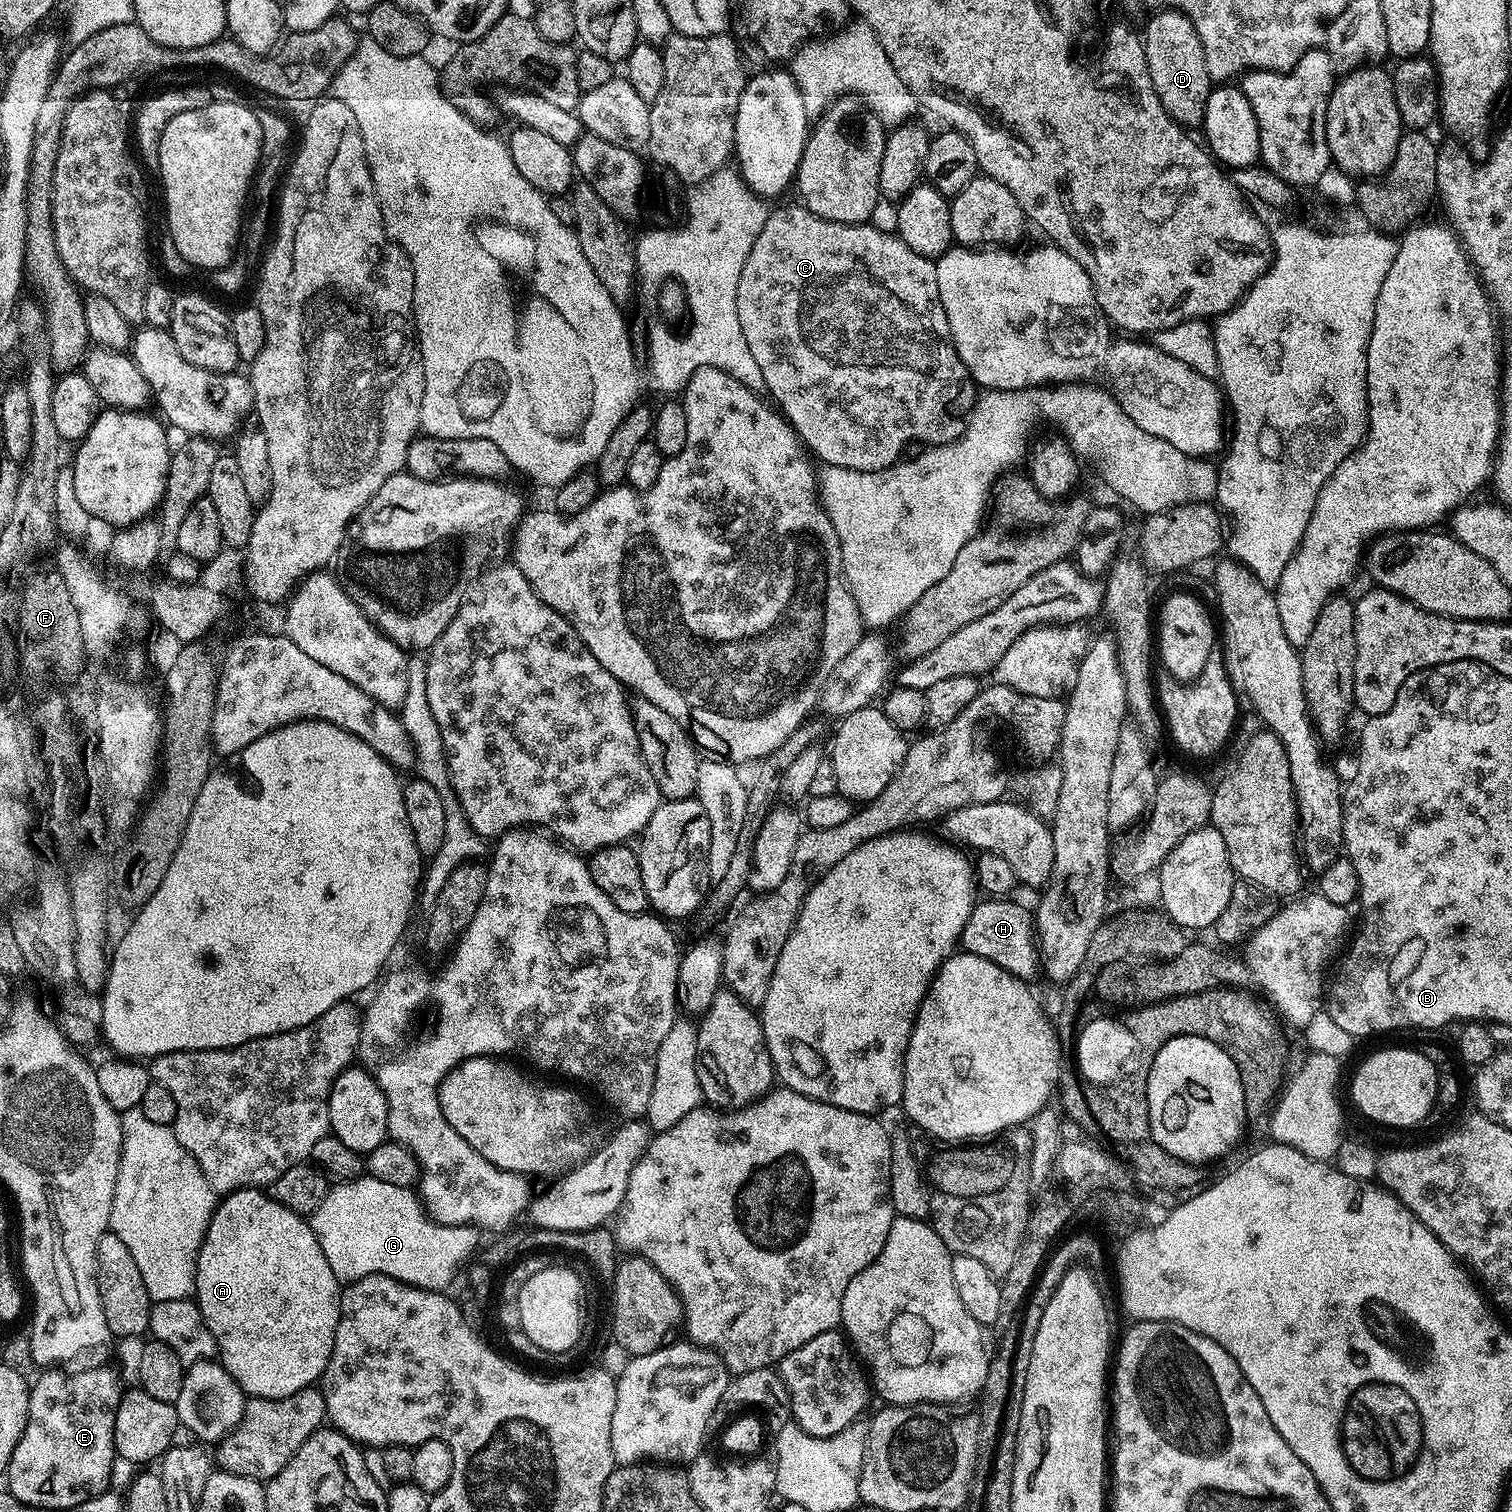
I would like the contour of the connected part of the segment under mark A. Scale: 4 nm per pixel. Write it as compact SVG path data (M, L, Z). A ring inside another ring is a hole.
M239 1188L236 1192L227 1193L217 1203L215 1210L212 1211L212 1217L196 1259L194 1299L202 1310L202 1318L210 1334L214 1334L219 1363L224 1365L224 1368L234 1378L234 1382L238 1382L238 1386L249 1397L261 1396L275 1400L286 1398L290 1394L298 1394L298 1390L313 1387L323 1377L324 1371L328 1369L330 1354L334 1350L334 1334L338 1330L340 1321L341 1295L341 1281L334 1278L334 1270L330 1270L330 1262L326 1262L326 1254L322 1254L322 1246L318 1246L318 1238L314 1234L311 1223L305 1217L282 1206L267 1191L258 1188Z

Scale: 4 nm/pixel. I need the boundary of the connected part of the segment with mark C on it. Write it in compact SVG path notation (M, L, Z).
M795 203L788 204L785 208L773 207L769 211L762 226L762 234L754 238L754 250L750 250L750 254L744 258L736 291L738 326L742 326L746 346L750 346L750 354L754 354L758 370L762 370L767 395L774 401L775 407L799 434L805 449L817 461L820 459L821 465L829 468L883 472L897 463L905 455L904 447L915 440L924 444L920 446L941 446L959 439L964 434L966 421L978 396L977 393L960 392L969 375L962 358L958 358L958 350L954 350L946 310L940 301L935 263L929 257L914 254L914 250L910 250L910 246L906 246L906 242L902 242L891 231L873 228L871 223L839 224L814 214L803 203Z

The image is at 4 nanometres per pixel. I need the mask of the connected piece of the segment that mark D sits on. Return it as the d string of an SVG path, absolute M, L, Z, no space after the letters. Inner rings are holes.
M1156 10L1151 15L1148 25L1142 31L1150 82L1162 106L1177 124L1188 130L1199 129L1204 122L1206 102L1214 87L1214 81L1206 66L1206 54L1202 50L1202 38L1198 38L1194 22L1190 22L1190 18L1182 12Z

